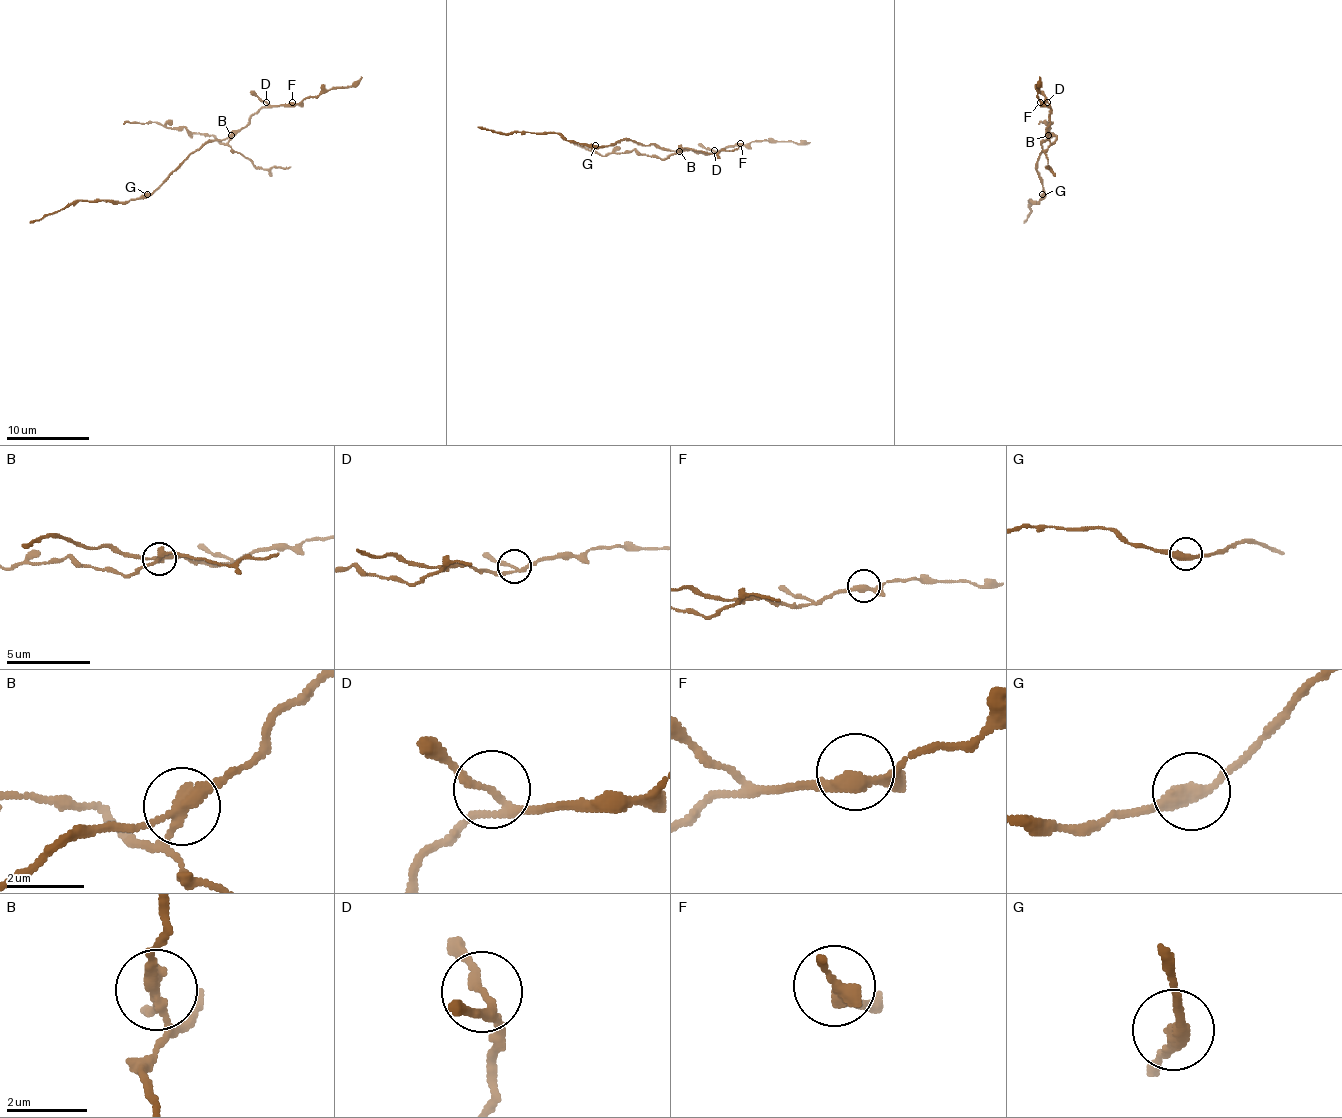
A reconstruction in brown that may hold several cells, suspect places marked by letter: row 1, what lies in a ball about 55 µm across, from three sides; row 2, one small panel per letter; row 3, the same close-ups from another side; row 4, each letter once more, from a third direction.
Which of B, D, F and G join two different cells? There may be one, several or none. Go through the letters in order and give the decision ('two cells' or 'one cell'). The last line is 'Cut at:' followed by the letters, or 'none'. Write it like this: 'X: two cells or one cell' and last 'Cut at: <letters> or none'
B: two cells
D: one cell
F: one cell
G: one cell
Cut at: B

